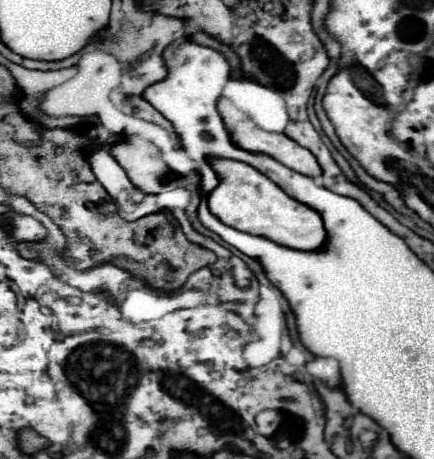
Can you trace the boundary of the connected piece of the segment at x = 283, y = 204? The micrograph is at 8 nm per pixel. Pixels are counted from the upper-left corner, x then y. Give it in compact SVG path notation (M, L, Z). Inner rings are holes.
M210 158L208 162L220 180L220 184L208 194L208 208L222 224L296 250L322 248L326 232L316 210L290 198L270 178L244 162L224 158Z

